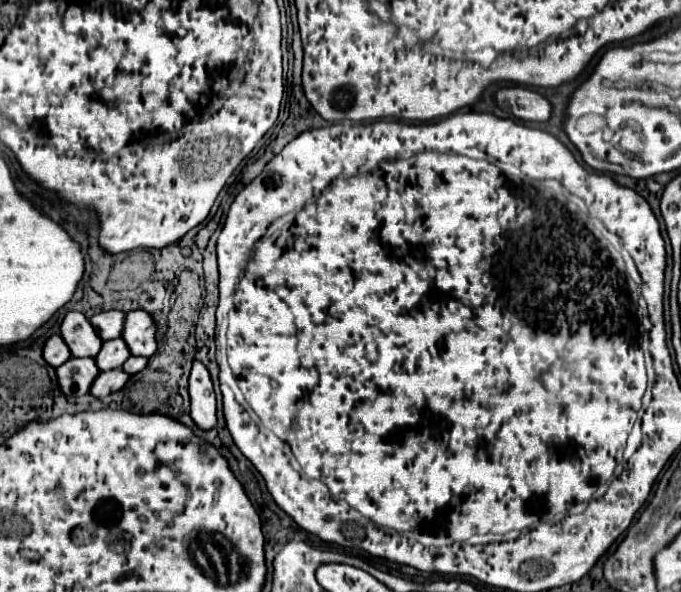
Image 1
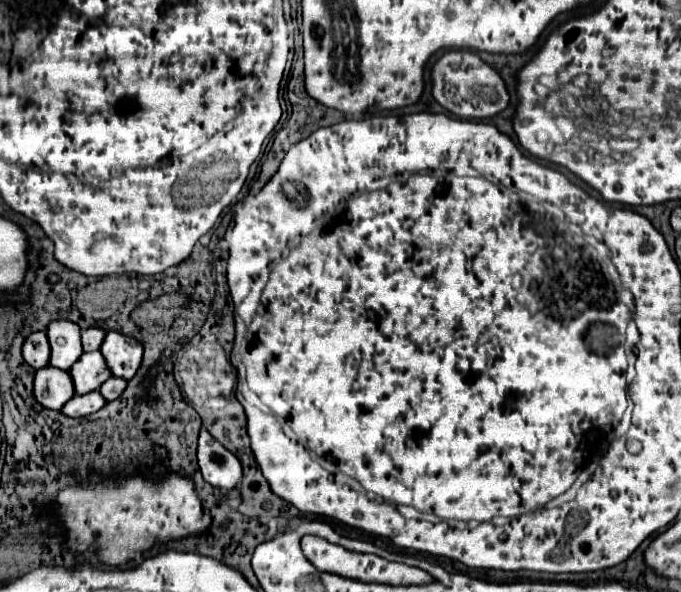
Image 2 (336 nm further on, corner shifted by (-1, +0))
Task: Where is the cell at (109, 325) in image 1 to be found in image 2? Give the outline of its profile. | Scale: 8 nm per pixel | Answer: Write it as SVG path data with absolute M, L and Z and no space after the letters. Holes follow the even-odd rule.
M87 328L87 330L81 330L81 344L83 344L83 352L99 350L103 338L105 338L105 332L103 332L101 328Z

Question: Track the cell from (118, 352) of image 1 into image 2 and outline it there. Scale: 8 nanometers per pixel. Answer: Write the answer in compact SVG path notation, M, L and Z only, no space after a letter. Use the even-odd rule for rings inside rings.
M87 352L77 360L77 364L73 364L73 368L69 368L69 376L73 376L75 394L81 396L99 390L111 372L107 370L101 352Z

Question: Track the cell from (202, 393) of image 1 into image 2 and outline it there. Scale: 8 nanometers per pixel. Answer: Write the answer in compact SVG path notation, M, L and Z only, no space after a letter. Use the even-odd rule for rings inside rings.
M201 428L199 434L197 456L205 482L219 488L221 492L231 492L233 488L239 486L243 478L243 468L239 458L227 448L223 448L205 428Z

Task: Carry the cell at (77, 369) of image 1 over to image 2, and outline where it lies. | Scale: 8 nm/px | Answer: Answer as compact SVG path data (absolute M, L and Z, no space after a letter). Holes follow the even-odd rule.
M51 366L39 368L33 382L33 394L43 408L61 410L65 402L69 402L75 396L69 372Z

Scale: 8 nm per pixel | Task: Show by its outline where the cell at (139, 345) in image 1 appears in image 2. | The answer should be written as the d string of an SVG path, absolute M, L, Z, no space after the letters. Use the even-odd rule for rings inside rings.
M107 332L99 352L105 356L105 364L115 378L131 380L141 366L143 346L131 336L121 332Z

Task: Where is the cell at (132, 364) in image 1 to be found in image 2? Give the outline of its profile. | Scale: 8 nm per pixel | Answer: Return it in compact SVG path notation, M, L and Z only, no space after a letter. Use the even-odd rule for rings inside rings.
M109 378L109 380L99 388L99 392L101 392L101 396L103 396L107 402L113 402L113 400L117 400L117 398L121 396L121 392L125 390L125 386L127 386L125 380L121 380L121 378Z

